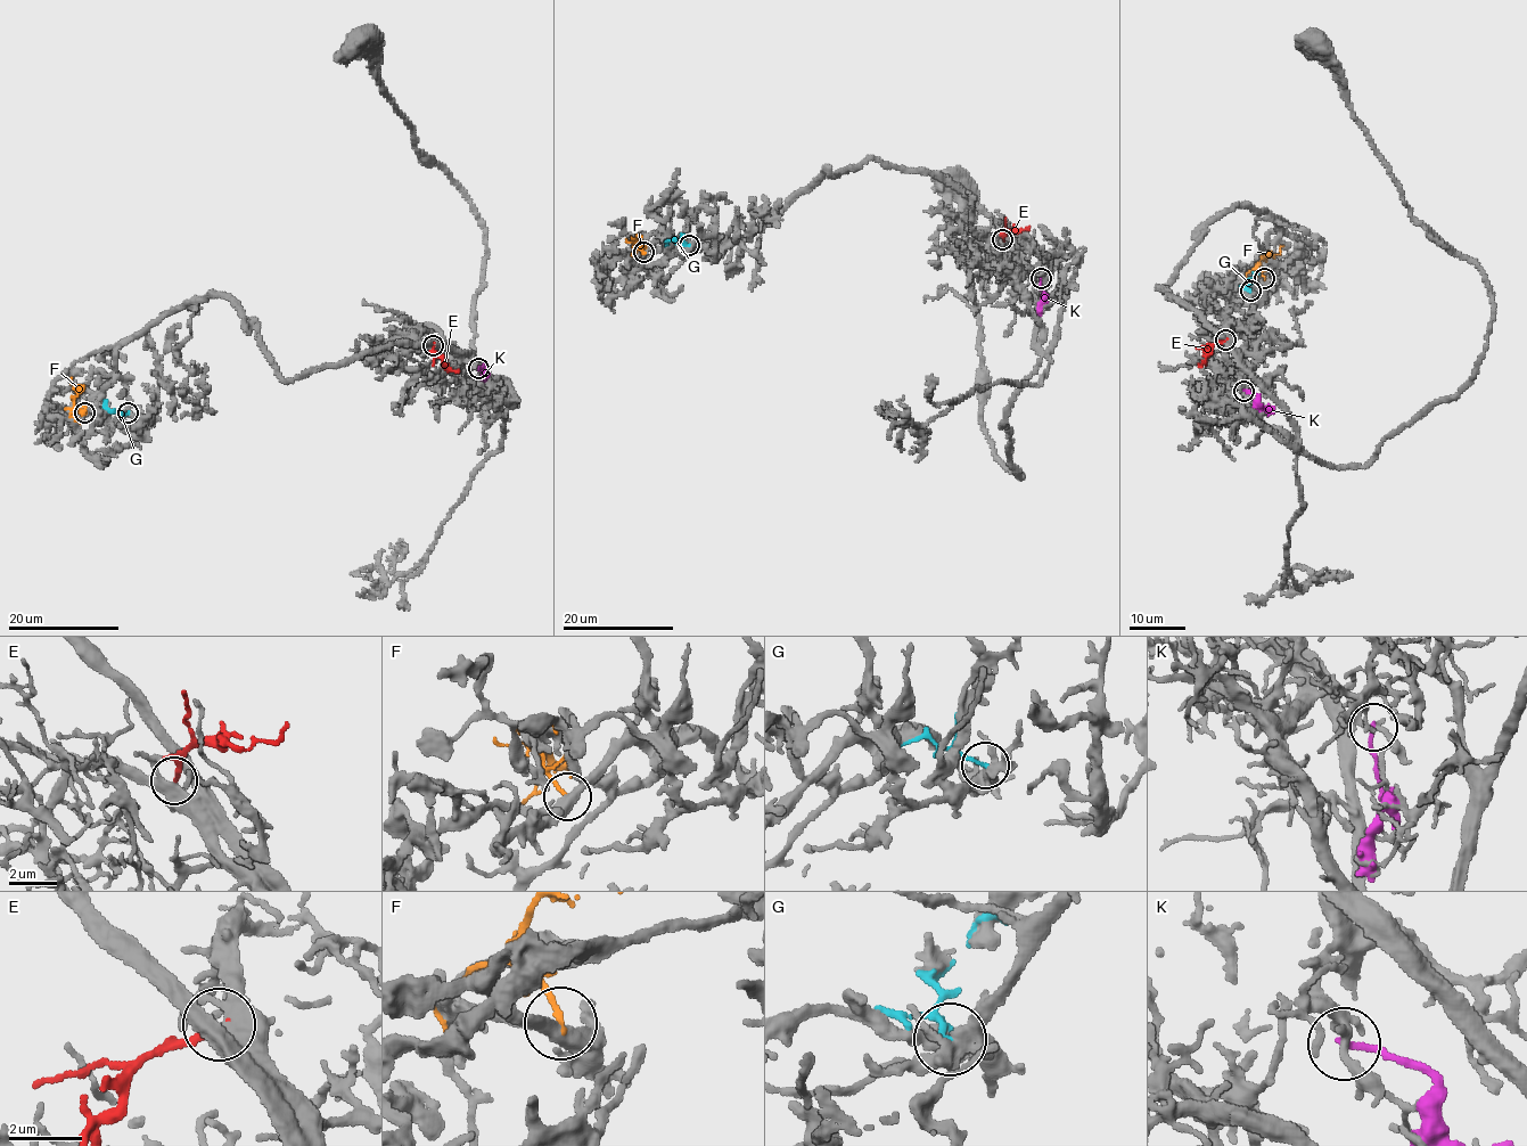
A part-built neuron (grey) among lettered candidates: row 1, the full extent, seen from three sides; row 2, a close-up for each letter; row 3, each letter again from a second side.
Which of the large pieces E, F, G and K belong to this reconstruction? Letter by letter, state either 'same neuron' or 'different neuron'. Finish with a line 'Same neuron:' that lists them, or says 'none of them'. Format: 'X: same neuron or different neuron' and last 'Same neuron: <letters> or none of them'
E: same neuron
F: different neuron
G: different neuron
K: different neuron
Same neuron: E

